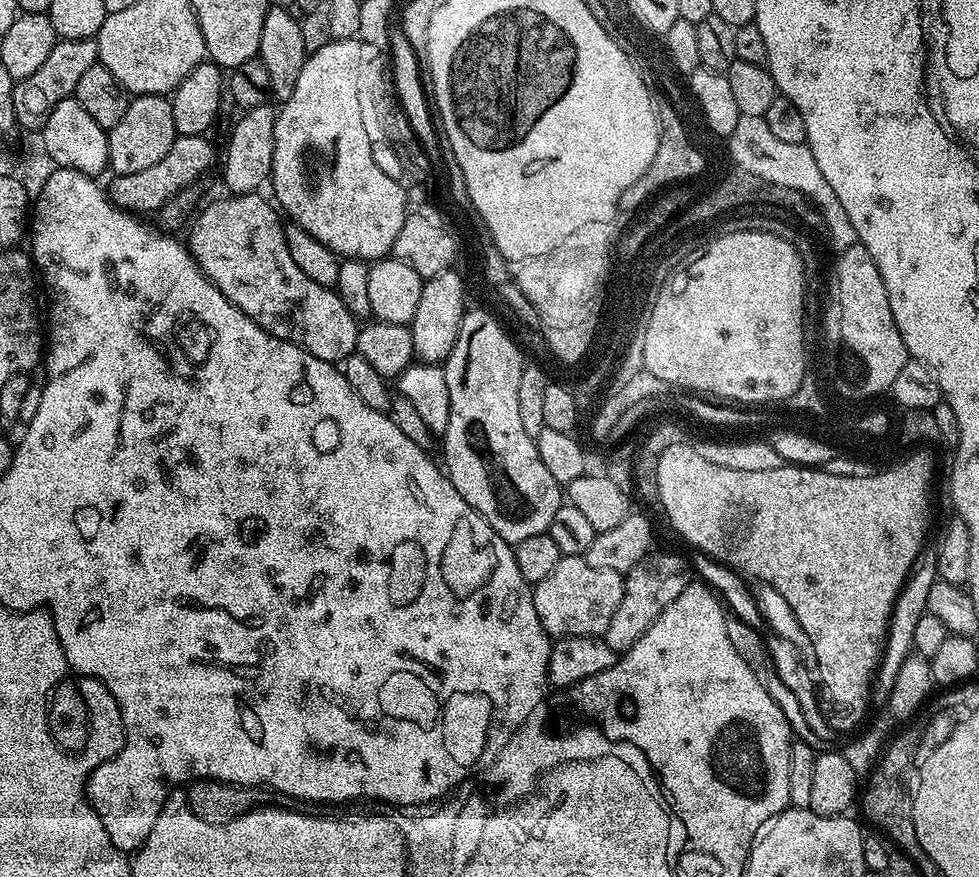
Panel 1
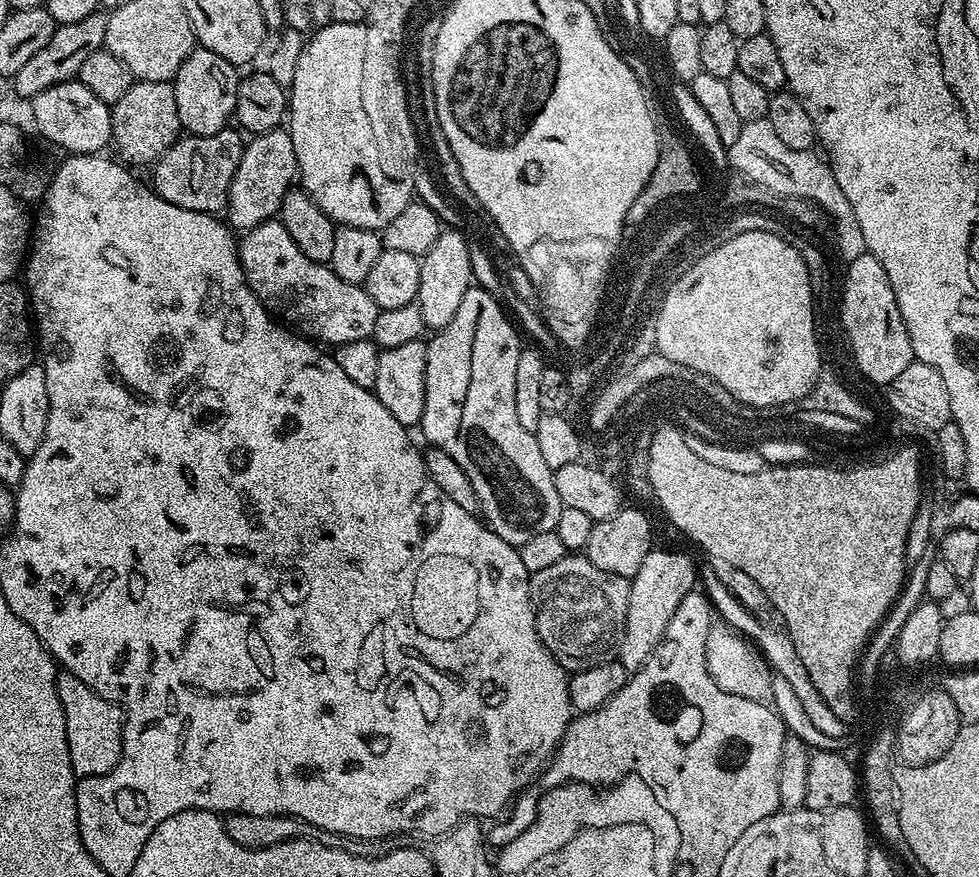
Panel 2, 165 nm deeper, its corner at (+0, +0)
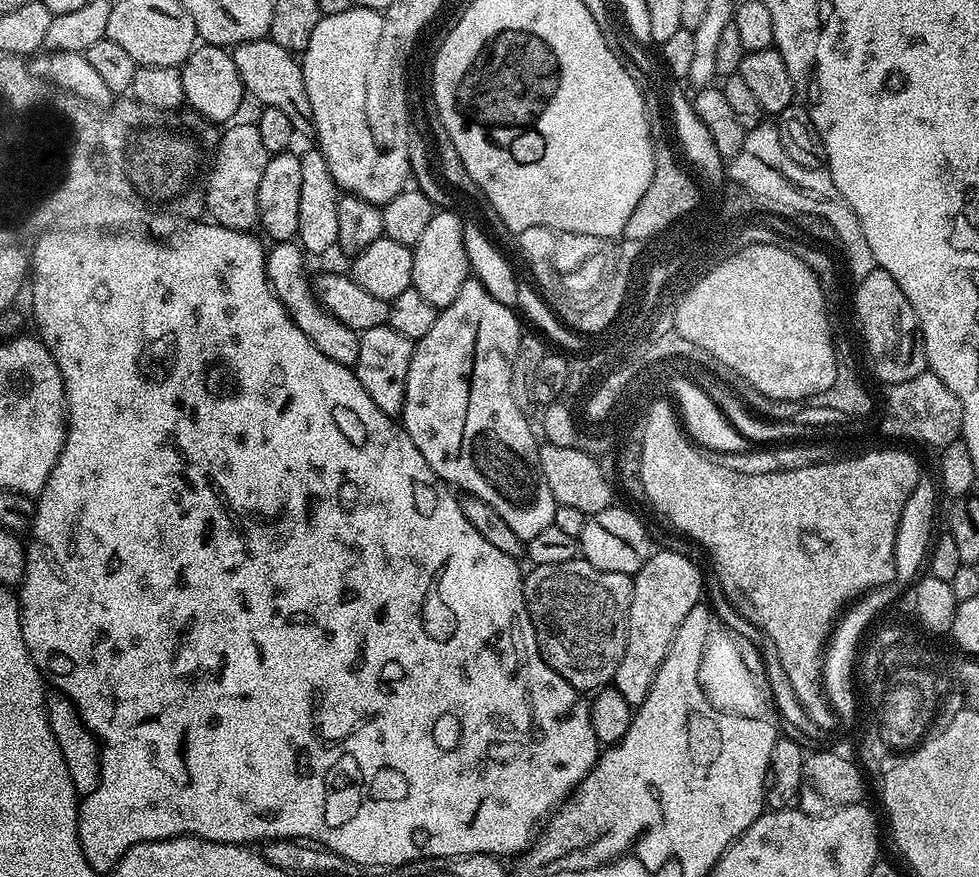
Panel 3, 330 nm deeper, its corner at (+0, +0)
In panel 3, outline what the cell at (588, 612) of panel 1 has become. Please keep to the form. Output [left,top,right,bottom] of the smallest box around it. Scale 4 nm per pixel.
[524,558,632,690]

